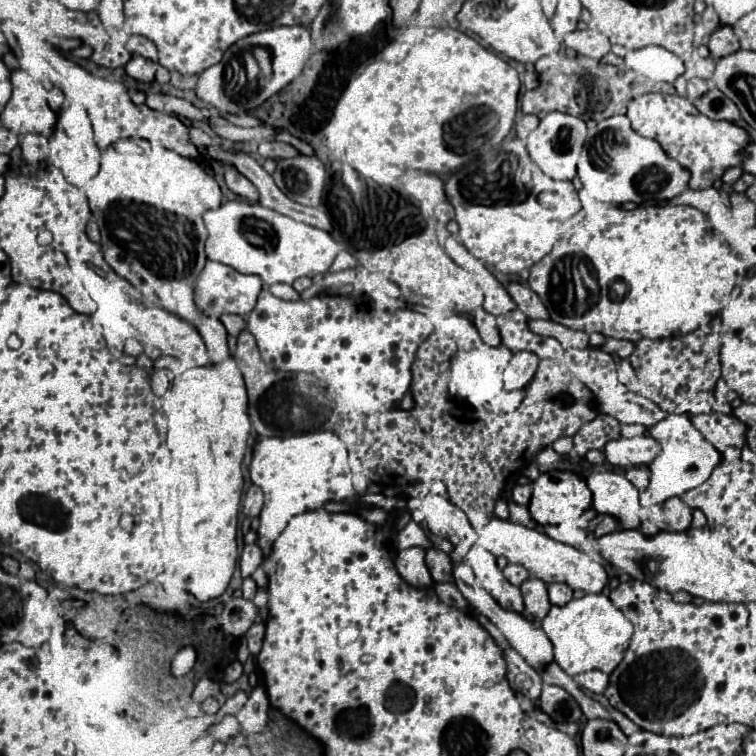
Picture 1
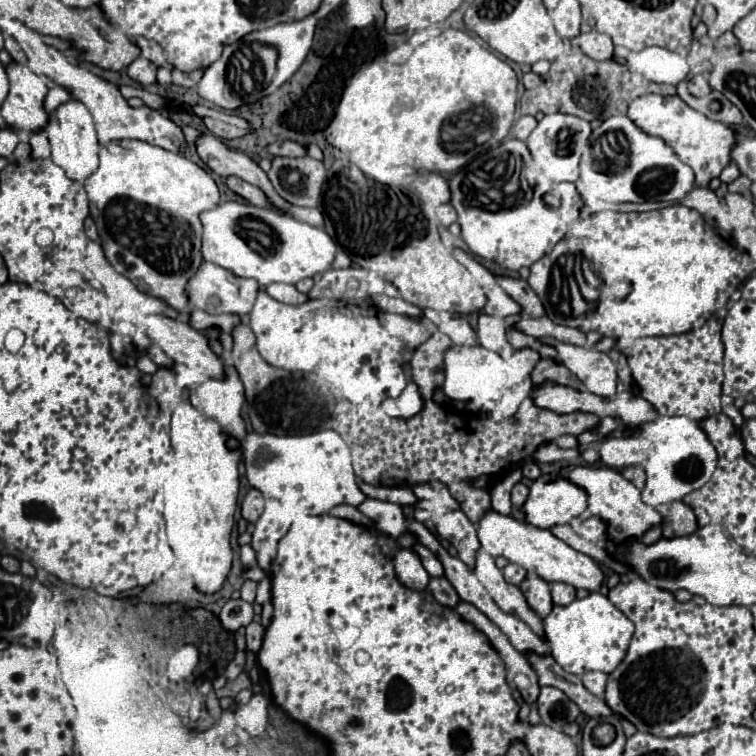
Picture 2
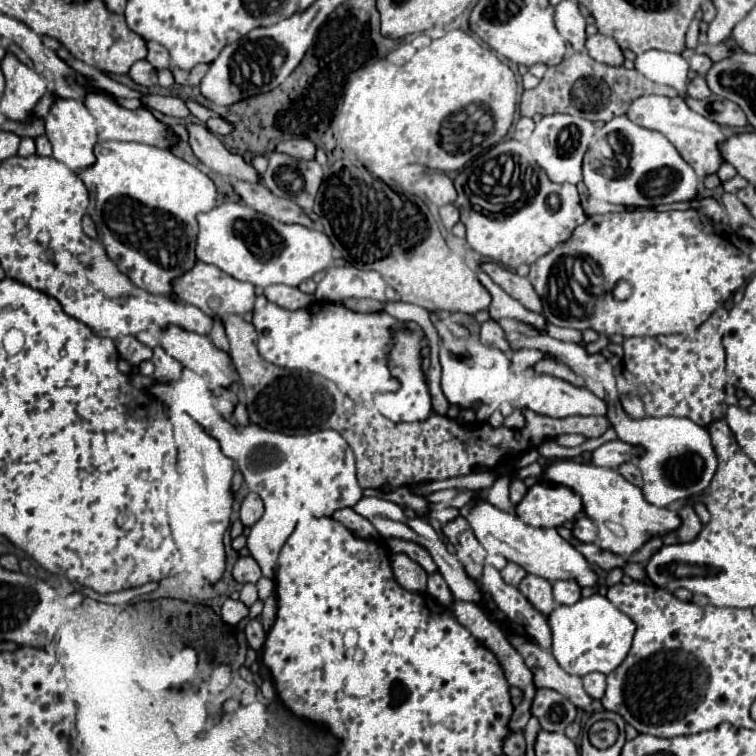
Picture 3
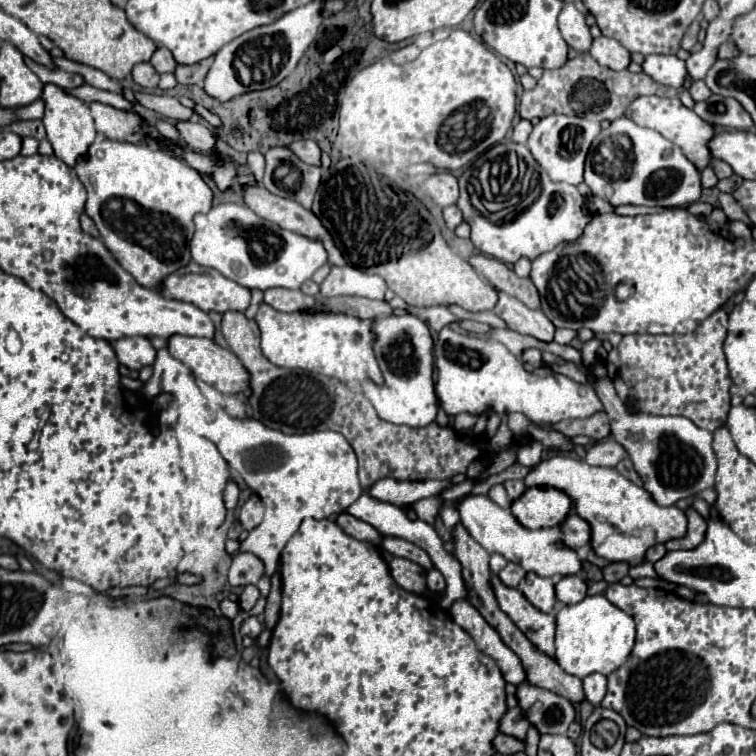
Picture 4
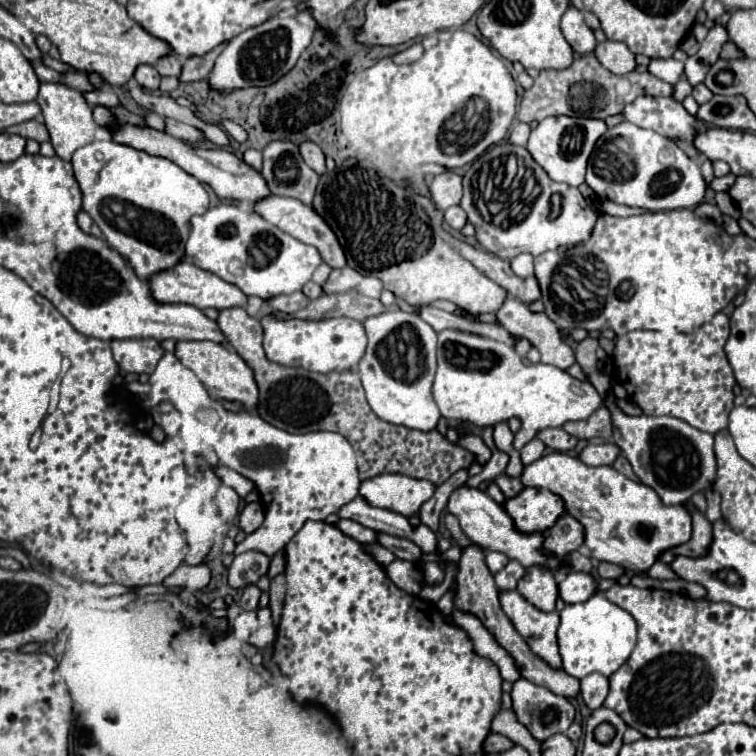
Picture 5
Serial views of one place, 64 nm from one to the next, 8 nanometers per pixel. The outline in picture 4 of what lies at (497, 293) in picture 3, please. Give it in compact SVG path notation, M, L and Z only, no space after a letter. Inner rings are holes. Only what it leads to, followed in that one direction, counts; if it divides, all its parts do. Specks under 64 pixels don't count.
M500 292L500 300L494 308L494 314L500 316L510 330L532 336L540 342L554 342L556 326L546 318L546 314L538 310L530 310L520 300L508 296L506 292Z

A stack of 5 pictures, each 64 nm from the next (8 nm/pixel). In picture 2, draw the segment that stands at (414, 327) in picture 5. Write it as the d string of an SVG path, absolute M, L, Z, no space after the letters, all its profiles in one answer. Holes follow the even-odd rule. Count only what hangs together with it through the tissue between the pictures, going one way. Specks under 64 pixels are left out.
M410 378L404 392L398 398L386 398L380 408L392 418L408 420L408 418L412 418L424 410L424 398L420 394L418 384Z

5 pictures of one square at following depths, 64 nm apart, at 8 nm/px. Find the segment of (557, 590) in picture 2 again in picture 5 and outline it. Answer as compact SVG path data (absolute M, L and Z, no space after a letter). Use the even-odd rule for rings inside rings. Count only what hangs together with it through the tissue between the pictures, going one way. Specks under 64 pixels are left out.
M570 572L560 584L560 598L566 604L578 604L590 600L594 594L600 594L598 582L592 574L586 572Z

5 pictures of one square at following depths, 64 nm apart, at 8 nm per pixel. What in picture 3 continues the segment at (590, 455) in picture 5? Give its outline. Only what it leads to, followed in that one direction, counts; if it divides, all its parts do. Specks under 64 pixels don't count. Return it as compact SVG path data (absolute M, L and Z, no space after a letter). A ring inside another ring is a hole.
M612 440L592 452L592 464L606 466L606 468L618 468L622 462L634 460L636 456L640 456L640 448L632 448L630 444L624 444L620 440Z

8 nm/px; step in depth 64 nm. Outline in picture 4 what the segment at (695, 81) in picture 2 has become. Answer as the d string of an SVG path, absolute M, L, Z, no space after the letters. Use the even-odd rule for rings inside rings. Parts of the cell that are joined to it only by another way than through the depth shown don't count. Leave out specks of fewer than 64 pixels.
M698 80L698 82L692 82L692 86L690 86L690 96L692 96L696 102L702 102L702 100L708 100L708 98L712 96L712 92L710 92L710 88L708 88L702 80Z

